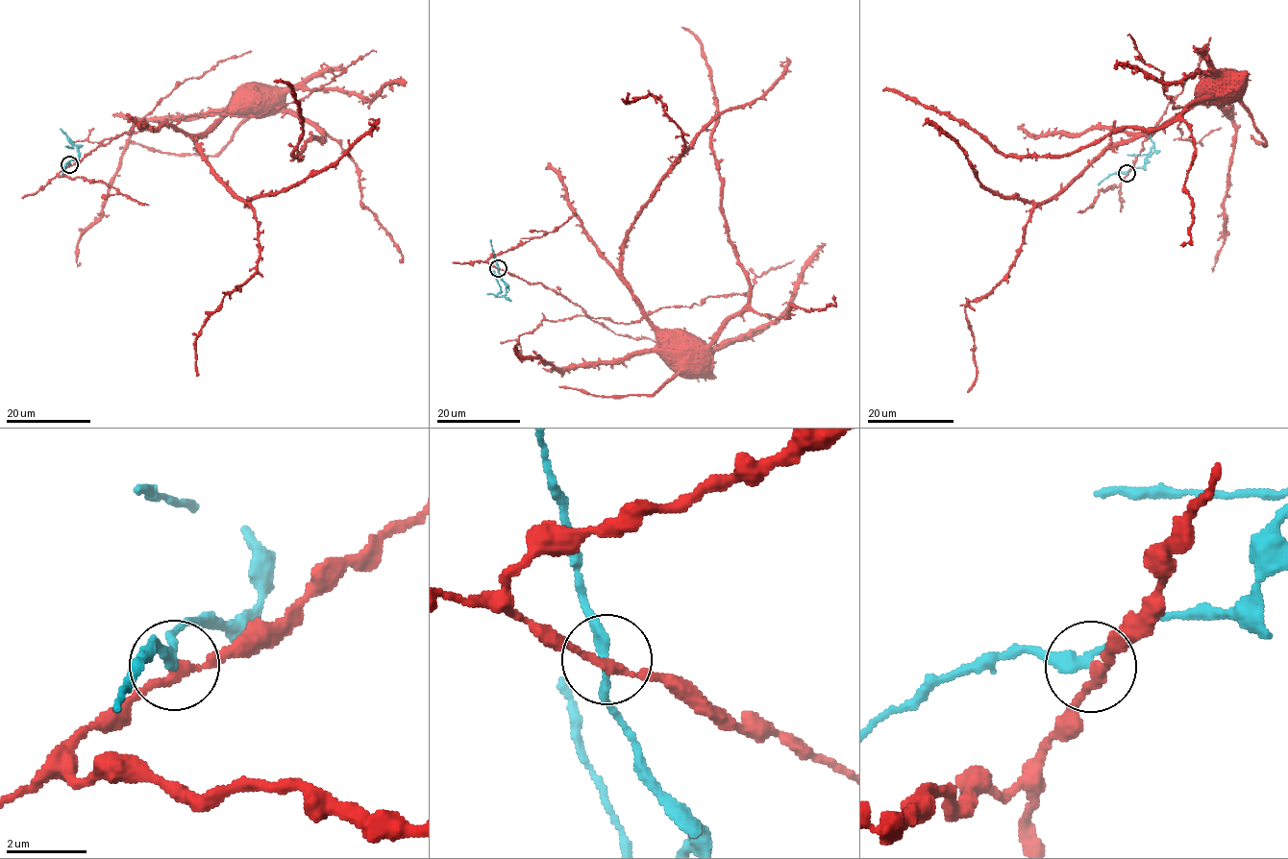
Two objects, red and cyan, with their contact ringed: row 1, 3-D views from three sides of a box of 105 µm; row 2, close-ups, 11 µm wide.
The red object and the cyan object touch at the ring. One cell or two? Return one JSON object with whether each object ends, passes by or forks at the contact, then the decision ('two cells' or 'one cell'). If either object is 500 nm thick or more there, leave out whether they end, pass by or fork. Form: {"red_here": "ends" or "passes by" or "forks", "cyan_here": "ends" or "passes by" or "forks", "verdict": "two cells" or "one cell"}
{"red_here": "passes by", "cyan_here": "passes by", "verdict": "two cells"}

